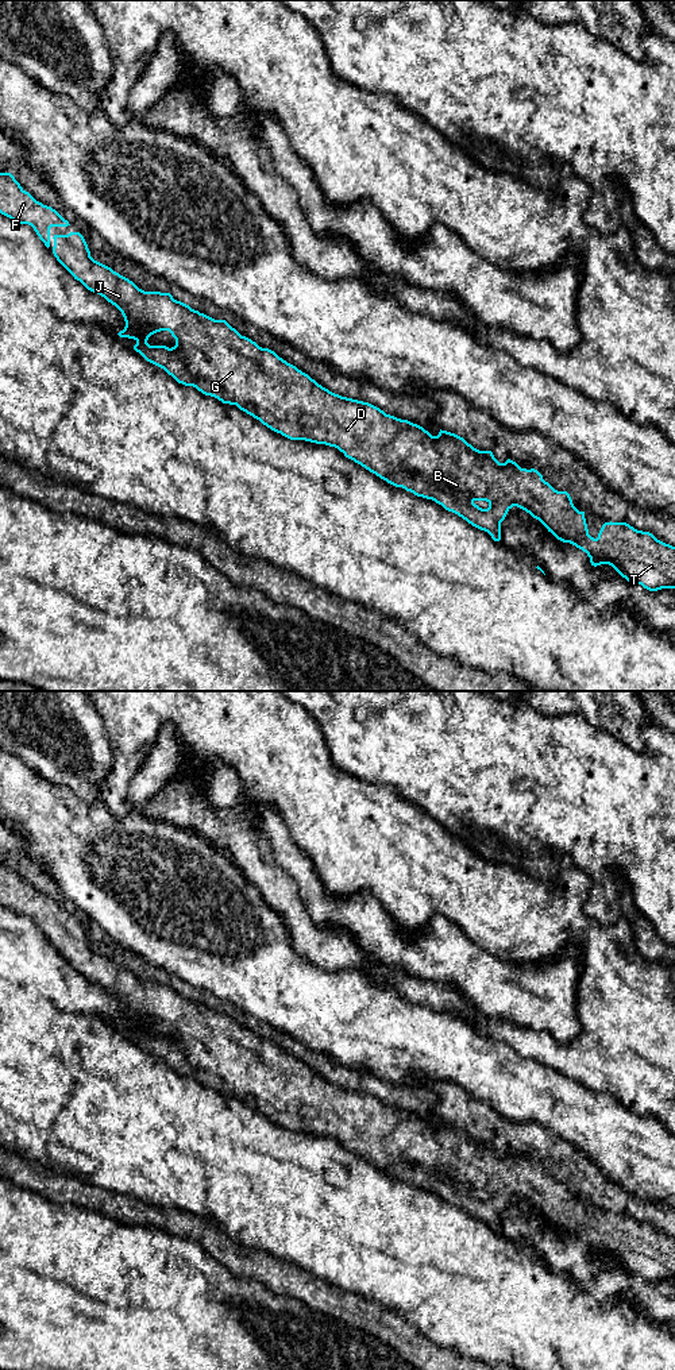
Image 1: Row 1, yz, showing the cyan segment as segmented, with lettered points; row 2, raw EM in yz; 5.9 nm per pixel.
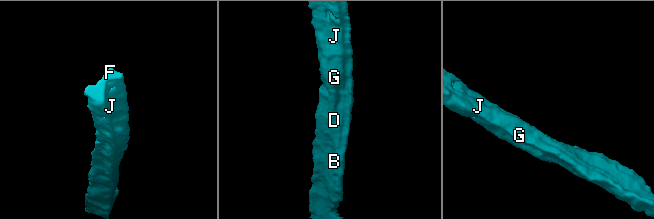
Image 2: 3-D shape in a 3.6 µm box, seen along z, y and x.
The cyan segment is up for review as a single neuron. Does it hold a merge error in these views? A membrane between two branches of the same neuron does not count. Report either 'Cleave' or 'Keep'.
Keep

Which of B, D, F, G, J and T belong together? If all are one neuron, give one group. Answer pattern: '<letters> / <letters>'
B D F G J T

